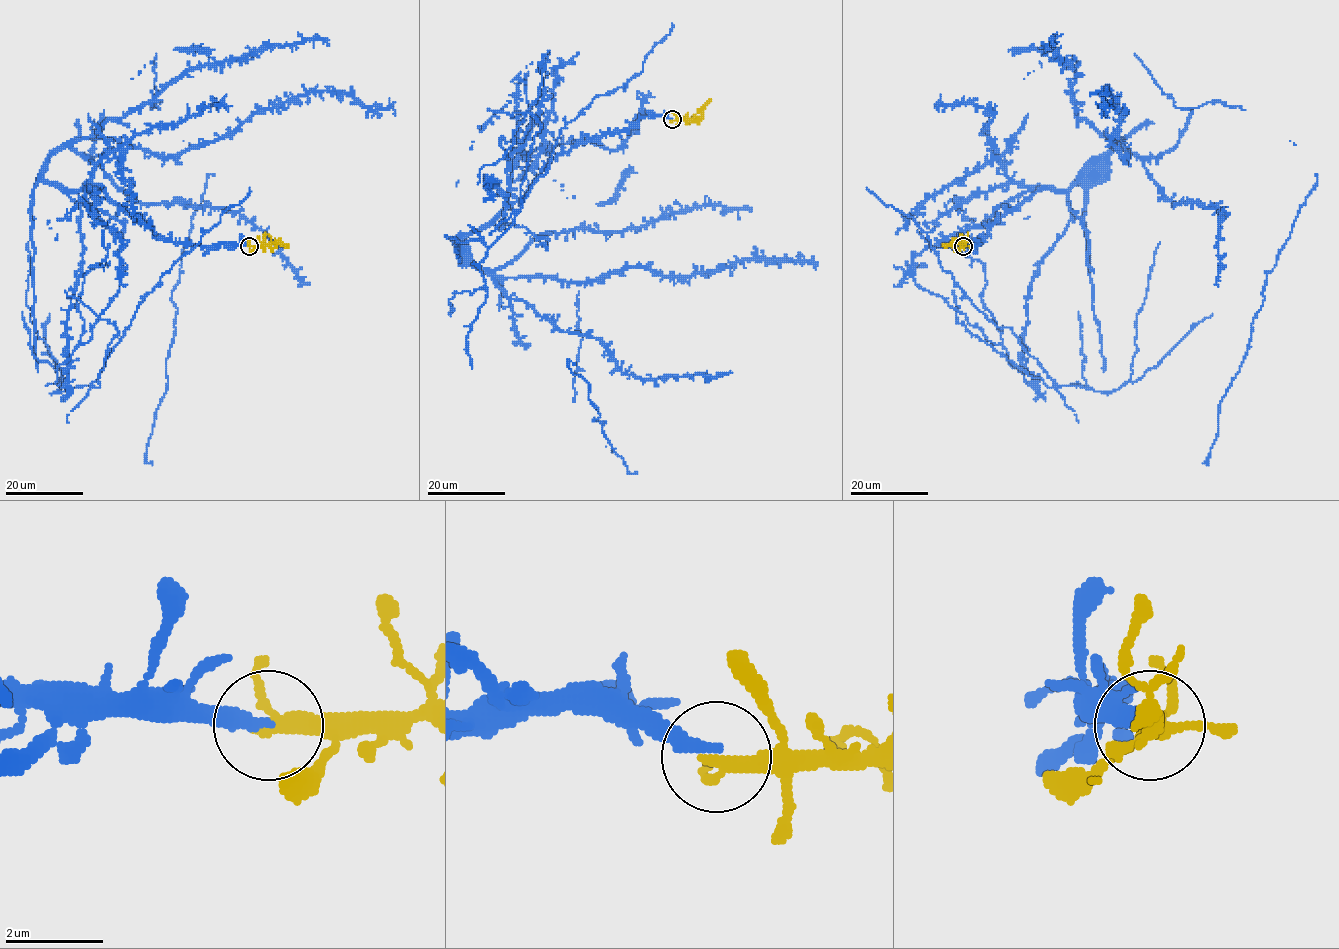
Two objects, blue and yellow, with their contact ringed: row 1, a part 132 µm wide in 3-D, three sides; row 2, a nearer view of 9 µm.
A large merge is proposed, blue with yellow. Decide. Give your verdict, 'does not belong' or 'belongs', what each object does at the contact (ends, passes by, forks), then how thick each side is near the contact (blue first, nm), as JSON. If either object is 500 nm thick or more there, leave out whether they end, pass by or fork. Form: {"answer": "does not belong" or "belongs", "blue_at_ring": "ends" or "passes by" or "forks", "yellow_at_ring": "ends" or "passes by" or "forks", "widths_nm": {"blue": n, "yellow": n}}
{"answer": "belongs", "blue_at_ring": "ends", "yellow_at_ring": "passes by", "widths_nm": {"blue": 300, "yellow": 280}}

